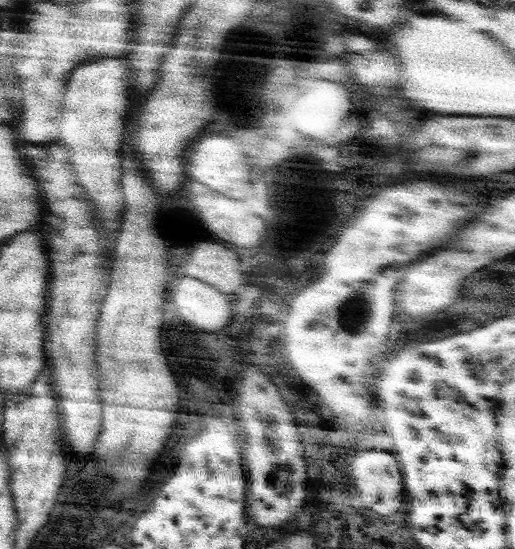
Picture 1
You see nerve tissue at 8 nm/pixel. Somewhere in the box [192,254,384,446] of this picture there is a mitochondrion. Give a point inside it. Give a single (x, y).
(352, 314)

